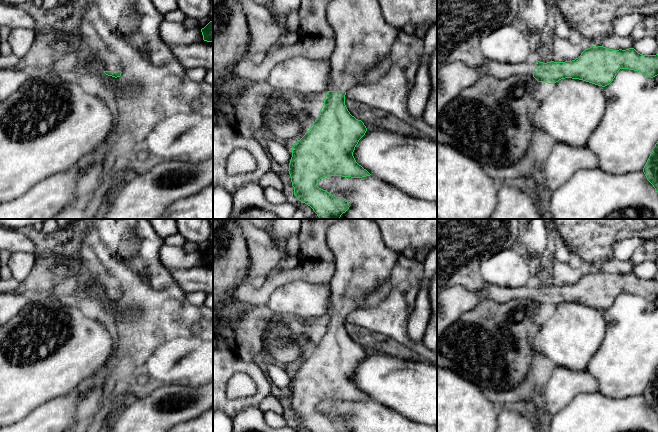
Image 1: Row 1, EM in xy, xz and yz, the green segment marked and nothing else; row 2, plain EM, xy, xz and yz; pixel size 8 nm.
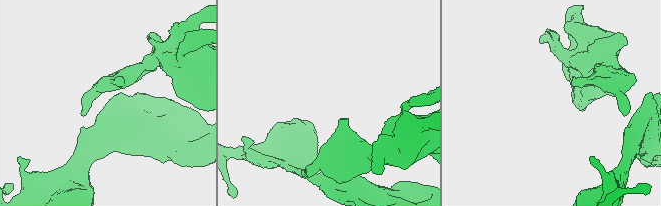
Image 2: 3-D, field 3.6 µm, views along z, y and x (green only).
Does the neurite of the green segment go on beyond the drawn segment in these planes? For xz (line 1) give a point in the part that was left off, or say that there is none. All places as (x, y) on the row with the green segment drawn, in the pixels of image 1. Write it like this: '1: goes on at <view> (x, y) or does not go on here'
1: goes on at xz (364, 37)

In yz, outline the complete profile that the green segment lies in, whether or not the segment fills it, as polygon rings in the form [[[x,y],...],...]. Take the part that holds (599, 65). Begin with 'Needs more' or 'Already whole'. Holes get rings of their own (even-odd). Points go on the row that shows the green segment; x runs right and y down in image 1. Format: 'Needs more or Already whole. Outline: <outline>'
Needs more. Outline: [[[592,46],[572,61],[543,63],[536,58],[518,64],[486,60],[484,68],[472,68],[463,62],[444,65],[439,72],[437,119],[444,107],[463,90],[473,86],[488,71],[496,78],[531,75],[538,82],[553,84],[561,79],[583,80],[598,86],[609,85],[620,69],[639,71],[647,77],[658,75],[658,54],[643,55],[634,48],[612,50]]]

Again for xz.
Needs more. Outline: [[[332,0],[327,7],[327,19],[338,43],[330,58],[332,82],[318,118],[292,146],[288,171],[294,195],[299,201],[310,206],[320,219],[339,219],[350,207],[347,200],[319,188],[318,181],[327,176],[362,178],[371,175],[353,156],[367,128],[348,111],[345,95],[373,66],[390,55],[401,28],[390,25],[384,19],[377,0]]]

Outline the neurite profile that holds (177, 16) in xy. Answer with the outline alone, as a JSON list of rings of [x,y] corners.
[[[179,9],[170,11],[163,15],[163,19],[165,21],[174,21],[179,23],[183,23],[186,18],[187,17],[184,15],[184,13],[181,12]]]

